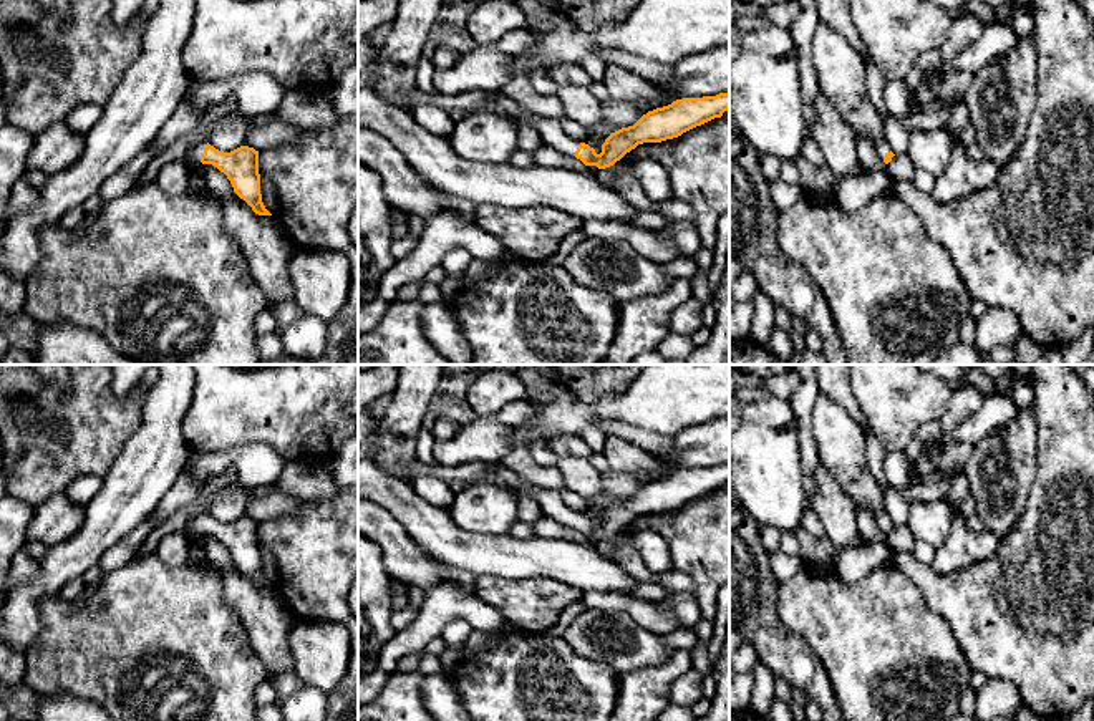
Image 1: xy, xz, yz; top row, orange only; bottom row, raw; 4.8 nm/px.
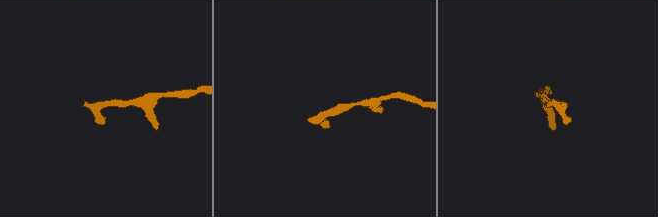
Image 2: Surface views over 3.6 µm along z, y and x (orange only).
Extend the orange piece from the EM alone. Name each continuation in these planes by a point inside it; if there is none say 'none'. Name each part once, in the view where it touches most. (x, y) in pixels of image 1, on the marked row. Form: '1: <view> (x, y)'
1: xy (194, 153)

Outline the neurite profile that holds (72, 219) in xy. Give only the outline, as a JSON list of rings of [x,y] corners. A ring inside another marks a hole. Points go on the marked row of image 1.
[[[81,206],[71,207],[61,219],[60,225],[65,230],[78,229],[81,220],[85,219],[86,210]]]

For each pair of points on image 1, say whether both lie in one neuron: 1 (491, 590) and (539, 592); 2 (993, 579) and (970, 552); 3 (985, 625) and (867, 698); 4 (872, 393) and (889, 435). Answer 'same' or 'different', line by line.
1: same
2: different
3: different
4: same

